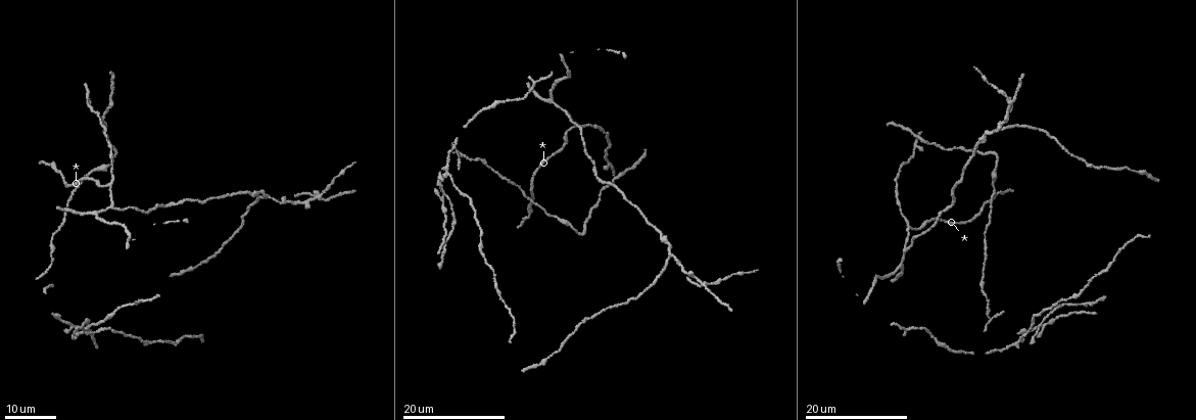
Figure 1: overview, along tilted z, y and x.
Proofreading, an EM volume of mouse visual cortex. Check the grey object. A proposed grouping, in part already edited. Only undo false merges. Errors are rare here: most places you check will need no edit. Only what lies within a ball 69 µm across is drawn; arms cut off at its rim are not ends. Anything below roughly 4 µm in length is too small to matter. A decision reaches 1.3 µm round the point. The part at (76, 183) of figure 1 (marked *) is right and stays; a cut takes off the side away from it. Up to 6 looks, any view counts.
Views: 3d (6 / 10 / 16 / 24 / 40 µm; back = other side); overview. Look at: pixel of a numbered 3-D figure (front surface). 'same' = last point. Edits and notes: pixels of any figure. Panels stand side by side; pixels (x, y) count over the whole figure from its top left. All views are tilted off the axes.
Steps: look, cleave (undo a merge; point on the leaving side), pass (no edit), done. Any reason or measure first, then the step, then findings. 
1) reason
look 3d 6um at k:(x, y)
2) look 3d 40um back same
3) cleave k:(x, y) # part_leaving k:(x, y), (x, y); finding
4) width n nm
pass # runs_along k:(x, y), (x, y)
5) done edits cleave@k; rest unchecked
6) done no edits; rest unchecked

a fork
look 3d 24um at 1:(904, 251)

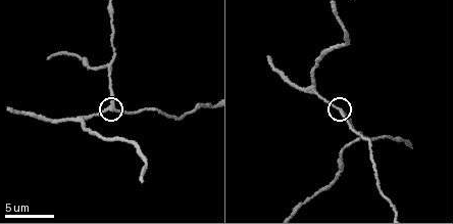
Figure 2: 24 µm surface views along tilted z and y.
look 3d 6um at 2:(112, 111)

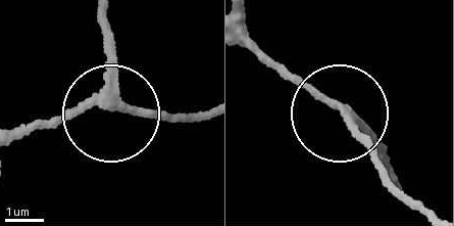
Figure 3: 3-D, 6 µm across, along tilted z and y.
pass # runs_along 3:(101, 20), (109, 106), (80, 106), (27, 133); one neuron here

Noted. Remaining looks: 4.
branch point
look 3d 16um at 2:(110, 64)

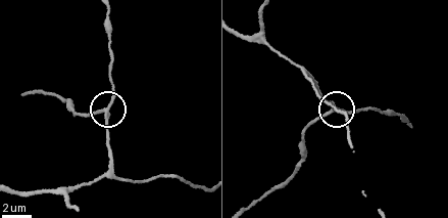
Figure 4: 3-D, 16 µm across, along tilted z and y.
look 3d 6um at 4:(107, 109)

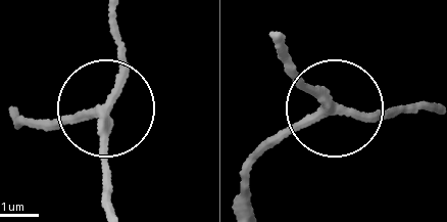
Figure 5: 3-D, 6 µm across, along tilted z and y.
side_arm 29 um; arms 3
pass # continuous, no second neuron

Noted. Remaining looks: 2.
looks like a crossing
look 3d 16um at 1:(1011, 103)

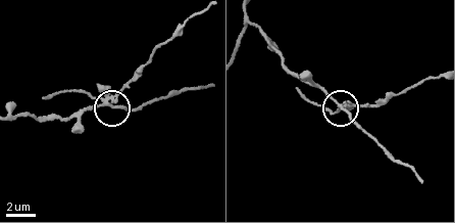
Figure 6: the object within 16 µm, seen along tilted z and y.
closer look
look 3d 10um at 6:(110, 105)

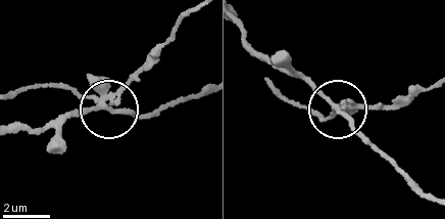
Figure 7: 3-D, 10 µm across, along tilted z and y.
width 210 nm
cleave 7:(132, 77) # part_leaving 7:(342, 107), (377, 104), (434, 86); two neurons meet here

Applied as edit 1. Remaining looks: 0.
done edits cleave@7; rest unchecked

